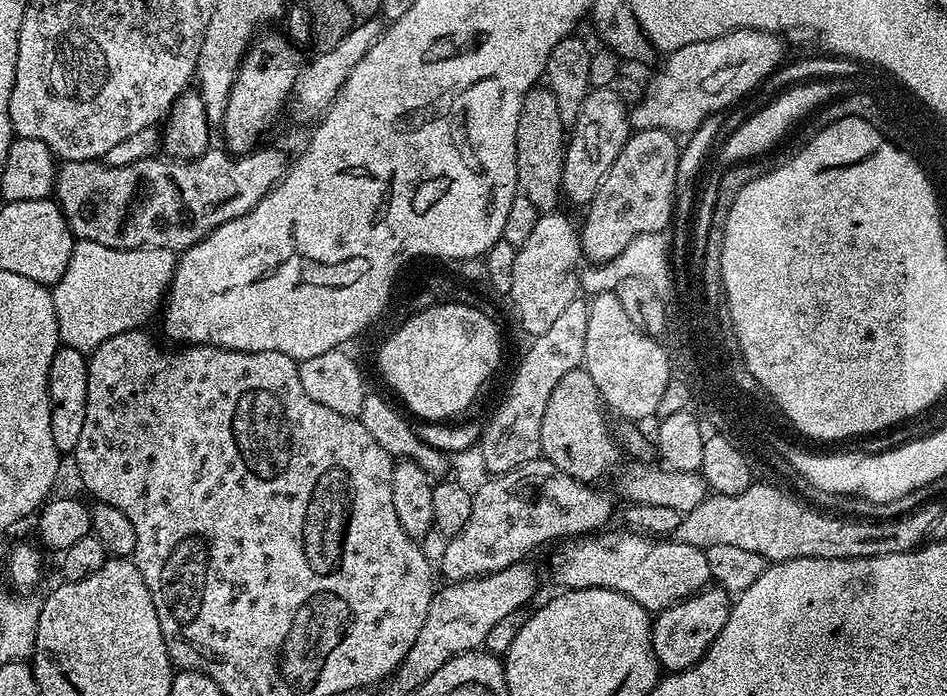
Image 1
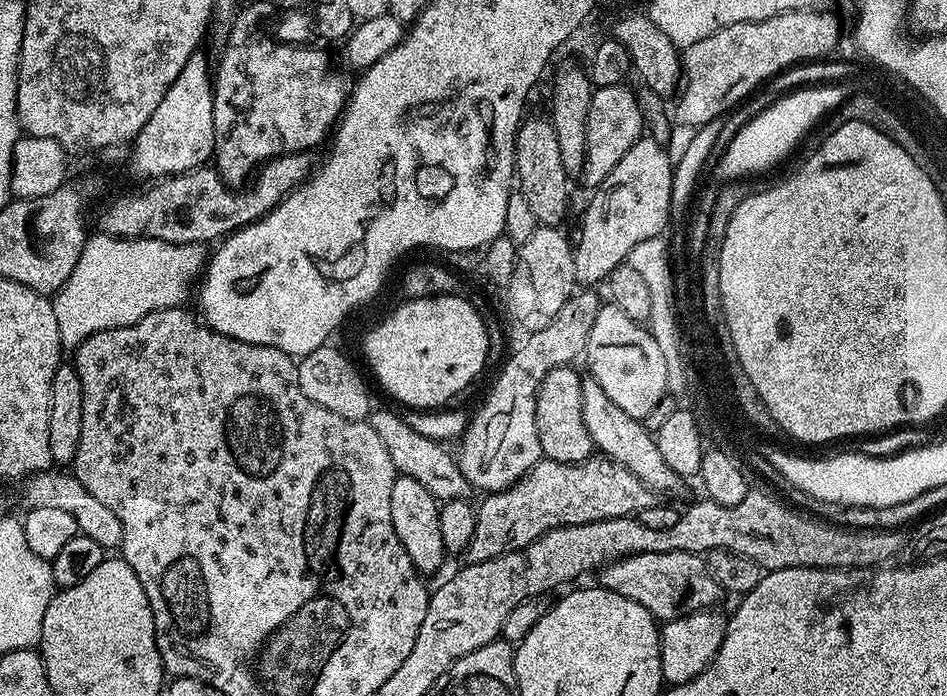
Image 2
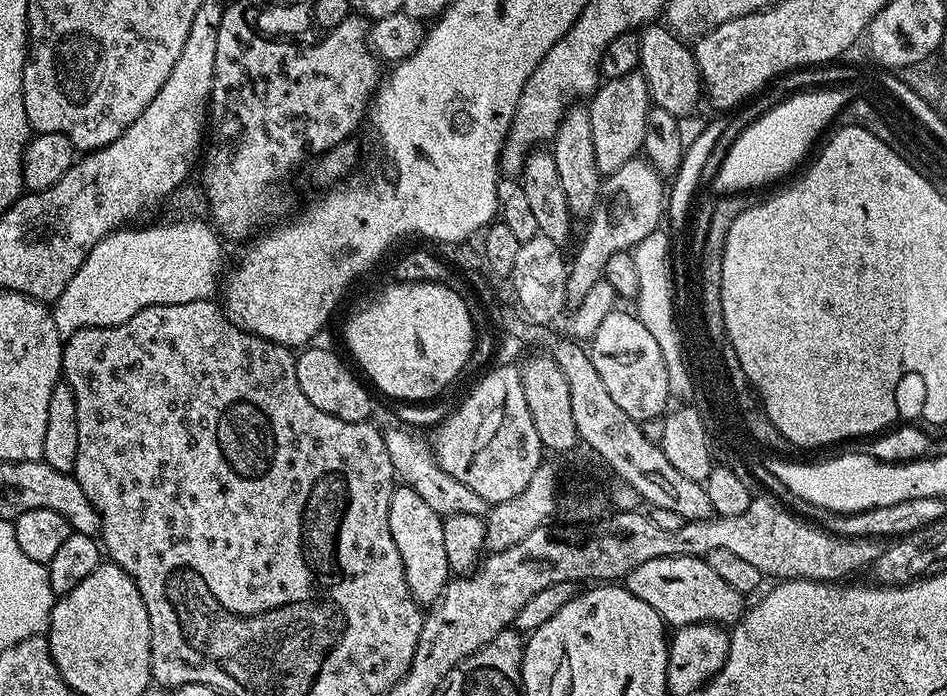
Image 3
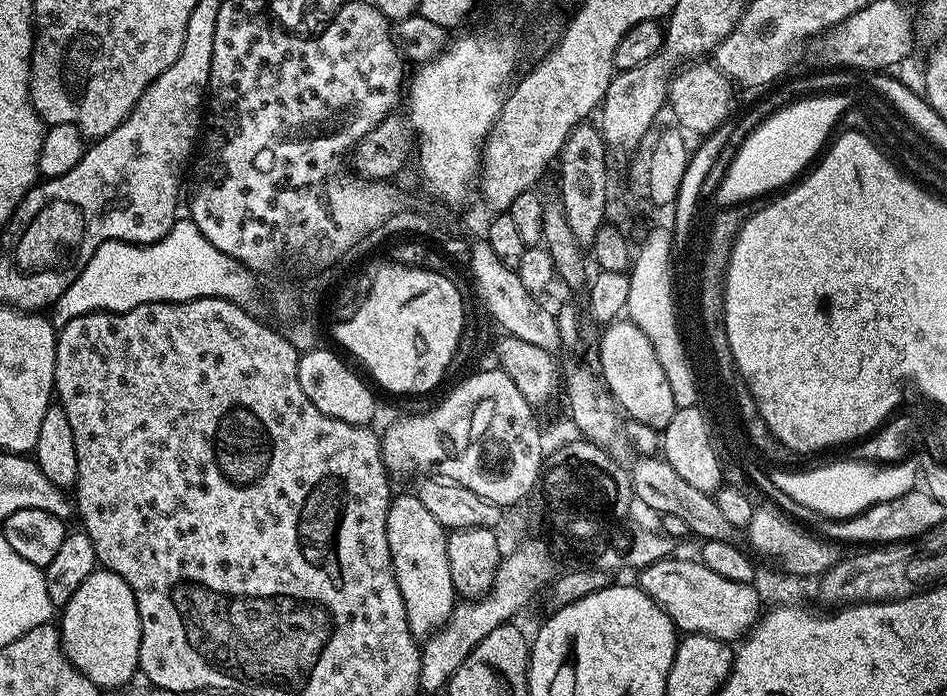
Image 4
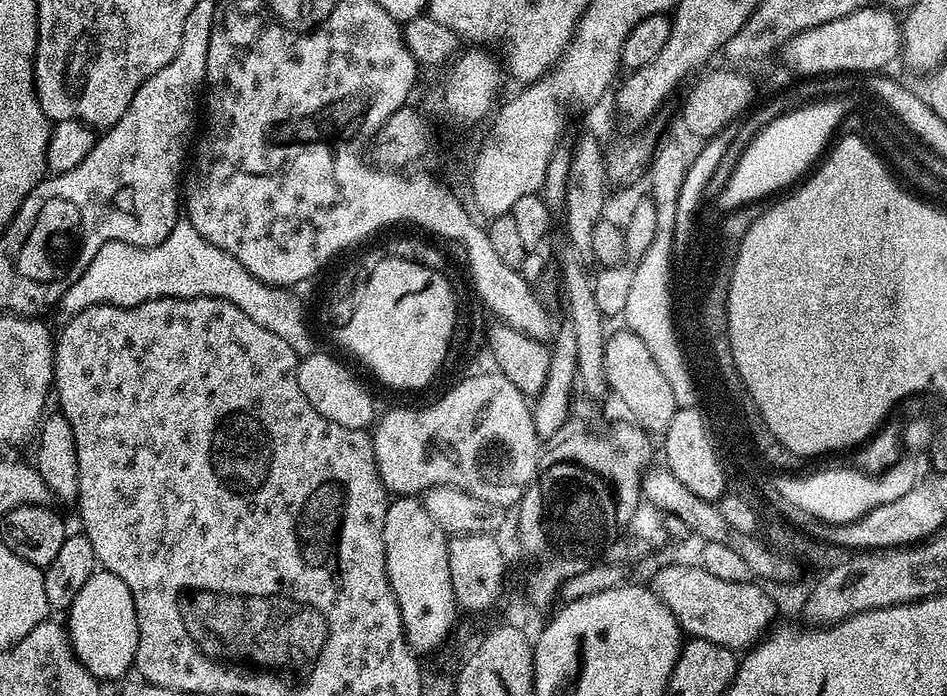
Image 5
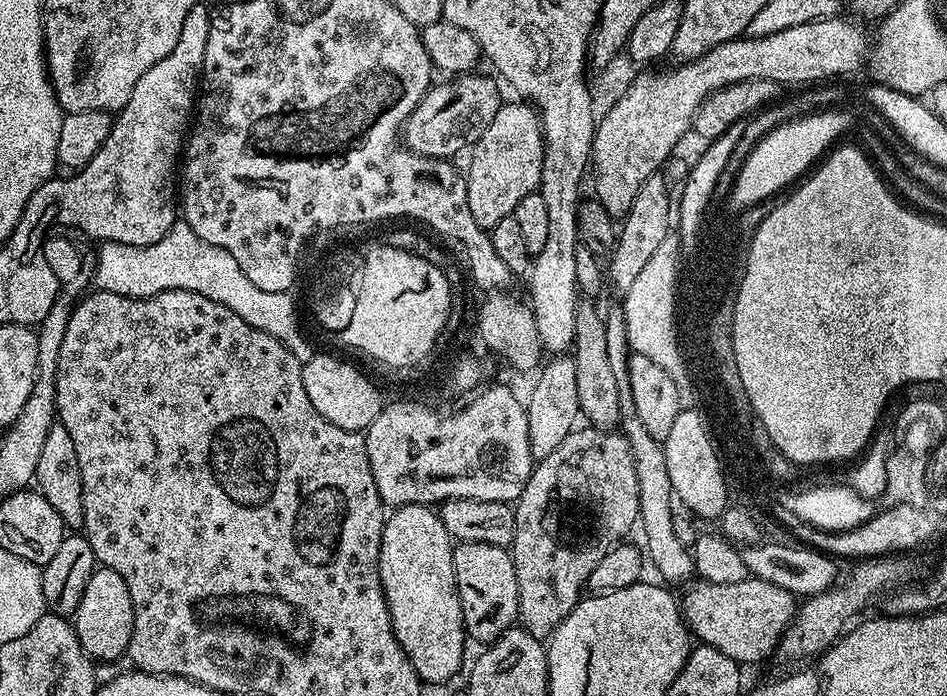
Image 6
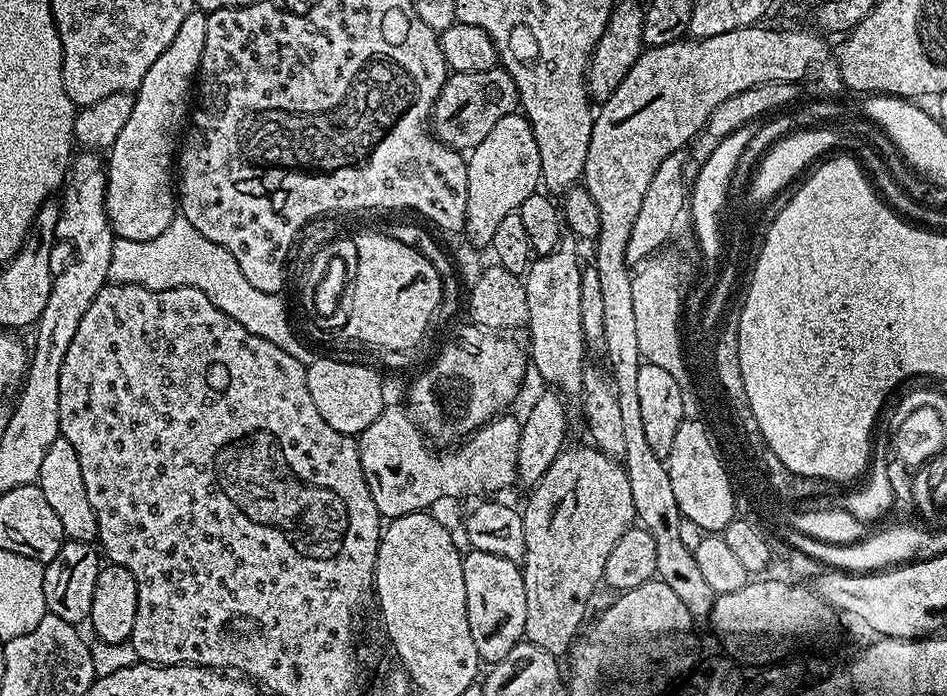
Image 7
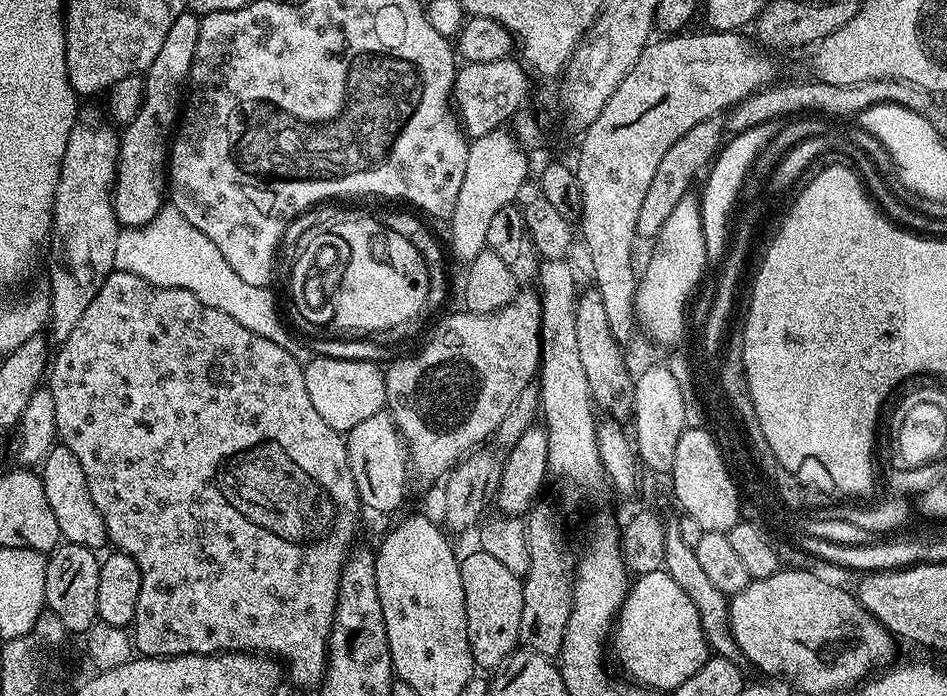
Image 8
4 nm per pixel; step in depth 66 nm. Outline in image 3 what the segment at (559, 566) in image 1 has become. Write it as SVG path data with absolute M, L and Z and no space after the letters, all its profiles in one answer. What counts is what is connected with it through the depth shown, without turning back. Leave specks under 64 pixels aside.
M699 556L650 558L650 562L642 562L642 566L630 570L622 584L634 598L642 598L646 606L654 606L665 625L673 629L687 624L732 626L746 611L745 593L733 590L723 578L718 578L707 559Z

